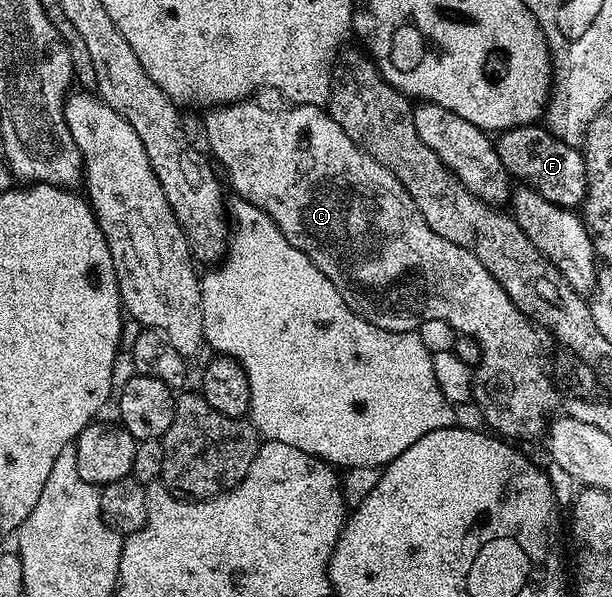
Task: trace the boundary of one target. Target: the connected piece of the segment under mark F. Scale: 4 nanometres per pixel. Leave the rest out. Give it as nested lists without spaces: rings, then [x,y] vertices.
[[[534,123],[507,128],[495,137],[494,143],[498,158],[502,158],[509,177],[516,179],[517,176],[520,182],[542,194],[542,198],[563,208],[576,210],[583,205],[588,189],[586,162],[583,151],[579,147],[571,148],[564,140],[567,139],[558,138],[557,133]]]

